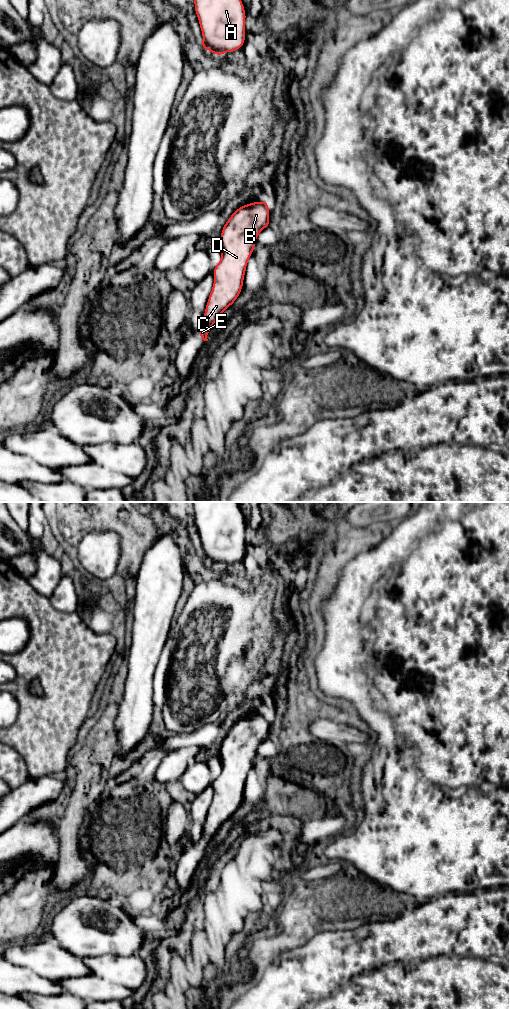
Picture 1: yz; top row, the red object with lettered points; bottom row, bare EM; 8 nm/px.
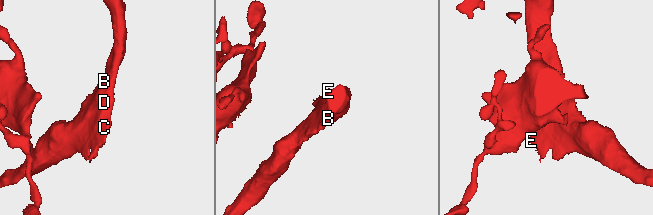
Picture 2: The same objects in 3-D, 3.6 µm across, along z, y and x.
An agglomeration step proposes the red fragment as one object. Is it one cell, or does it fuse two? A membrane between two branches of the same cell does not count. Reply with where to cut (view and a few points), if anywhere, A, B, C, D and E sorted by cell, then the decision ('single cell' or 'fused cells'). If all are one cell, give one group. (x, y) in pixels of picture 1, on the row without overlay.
no cut | A B C D E | single cell

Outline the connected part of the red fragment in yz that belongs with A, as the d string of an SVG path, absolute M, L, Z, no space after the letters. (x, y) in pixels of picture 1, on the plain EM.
M192 502L194 507L195 524L198 529L203 547L201 561L221 569L224 564L232 565L245 555L244 517L237 502Z

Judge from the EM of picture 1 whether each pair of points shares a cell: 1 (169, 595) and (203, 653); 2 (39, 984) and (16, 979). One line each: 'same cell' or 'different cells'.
1: different cells
2: same cell

